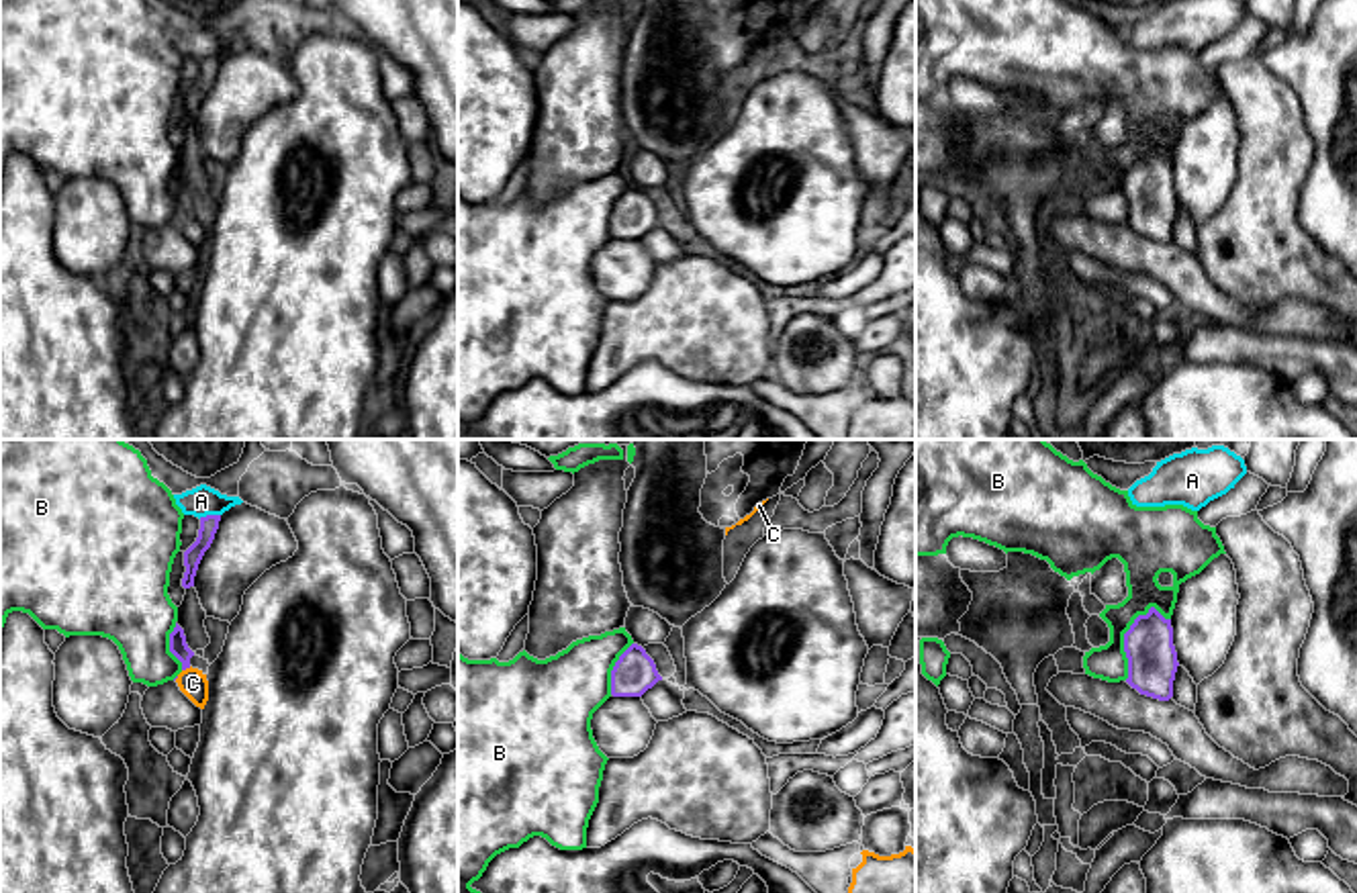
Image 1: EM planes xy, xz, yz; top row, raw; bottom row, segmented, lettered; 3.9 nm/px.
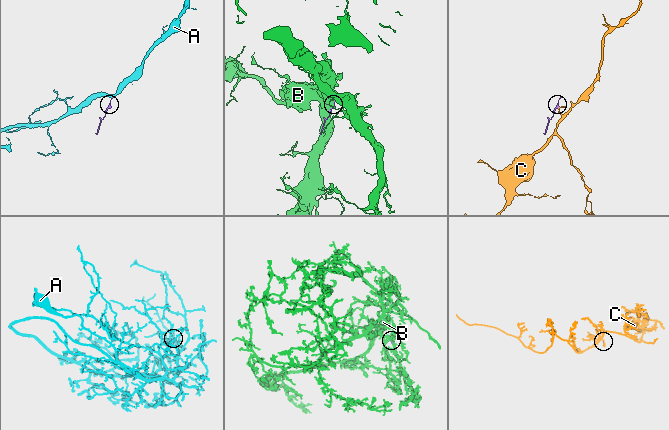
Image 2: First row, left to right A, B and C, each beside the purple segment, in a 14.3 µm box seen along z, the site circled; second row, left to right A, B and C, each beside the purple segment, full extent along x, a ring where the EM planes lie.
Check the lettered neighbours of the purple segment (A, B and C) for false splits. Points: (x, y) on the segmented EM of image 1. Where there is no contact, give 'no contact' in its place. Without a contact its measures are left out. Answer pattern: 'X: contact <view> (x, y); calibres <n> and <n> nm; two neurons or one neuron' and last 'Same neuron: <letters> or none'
A: contact xy (209, 515); calibres 70 and 120 nm; two neurons
B: contact yz (1125, 640); calibres 190 and 140 nm; two neurons
C: contact xy (186, 667); calibres 70 and 110 nm; two neurons
Same neuron: none

